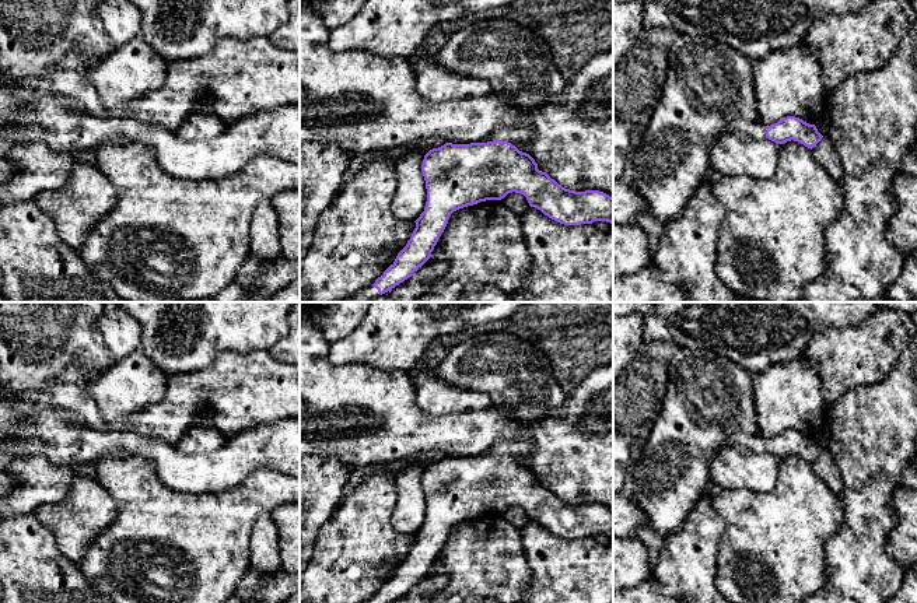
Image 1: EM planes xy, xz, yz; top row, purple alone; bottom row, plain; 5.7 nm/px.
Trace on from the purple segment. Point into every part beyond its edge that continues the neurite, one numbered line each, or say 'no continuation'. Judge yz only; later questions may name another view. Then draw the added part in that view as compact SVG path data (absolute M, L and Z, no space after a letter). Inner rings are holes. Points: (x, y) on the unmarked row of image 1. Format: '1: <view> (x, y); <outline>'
1: yz (707, 406); M675 346L672 374L666 375L661 416L641 453L631 453L631 498L644 512L648 527L668 539L679 532L711 483L711 460L724 448L741 445L766 451L766 438L756 424L752 375L739 364L704 348Z

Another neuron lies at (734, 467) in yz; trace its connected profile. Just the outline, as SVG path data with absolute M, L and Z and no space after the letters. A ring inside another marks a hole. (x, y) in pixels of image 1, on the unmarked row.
M741 445L724 448L711 460L711 483L731 490L759 494L773 491L777 481L780 457L769 452L752 452Z

